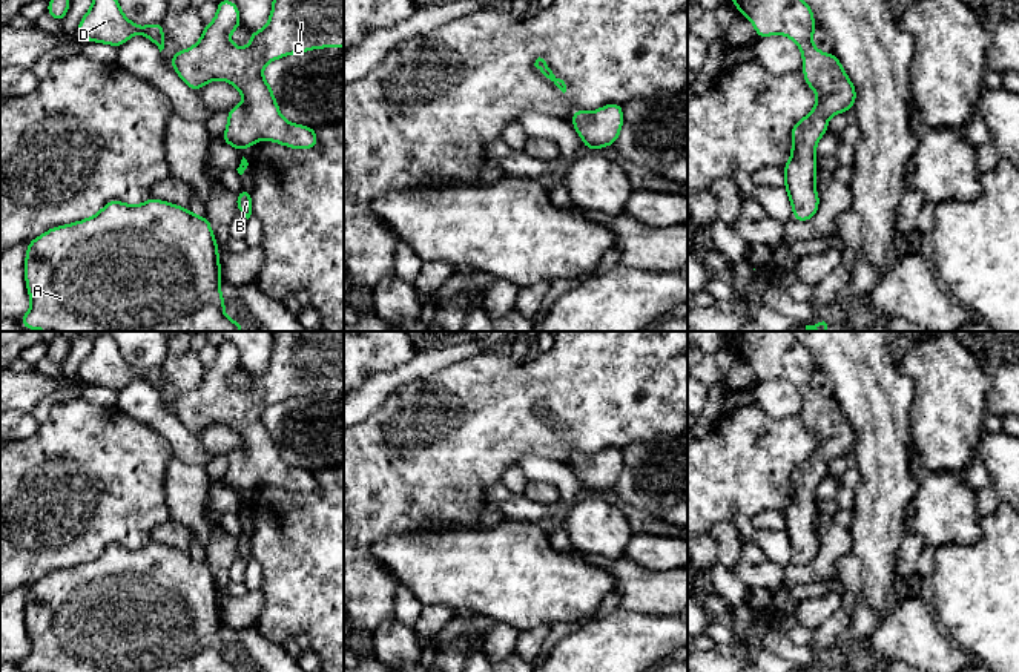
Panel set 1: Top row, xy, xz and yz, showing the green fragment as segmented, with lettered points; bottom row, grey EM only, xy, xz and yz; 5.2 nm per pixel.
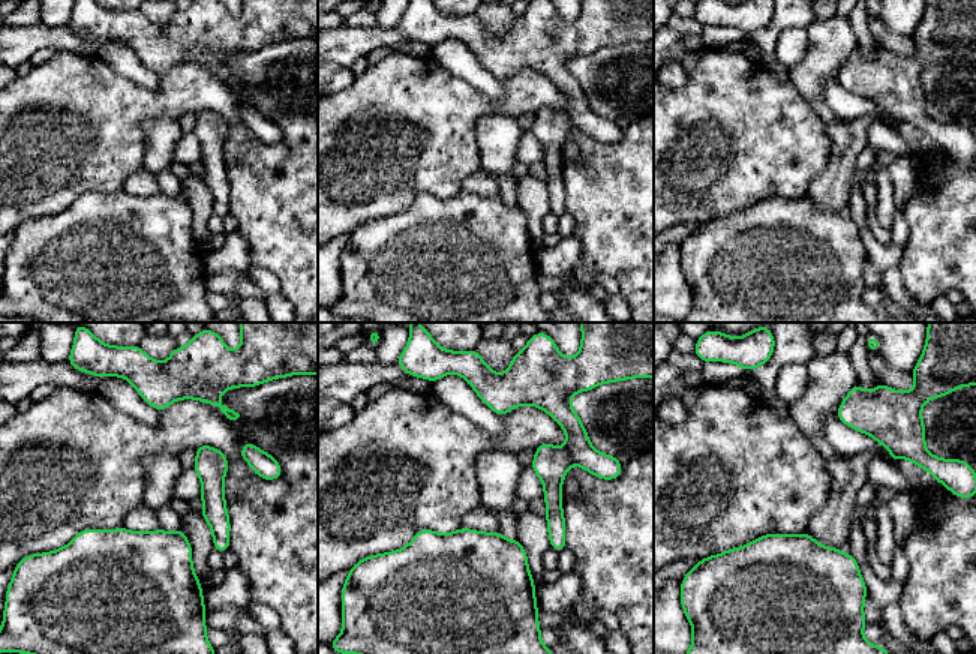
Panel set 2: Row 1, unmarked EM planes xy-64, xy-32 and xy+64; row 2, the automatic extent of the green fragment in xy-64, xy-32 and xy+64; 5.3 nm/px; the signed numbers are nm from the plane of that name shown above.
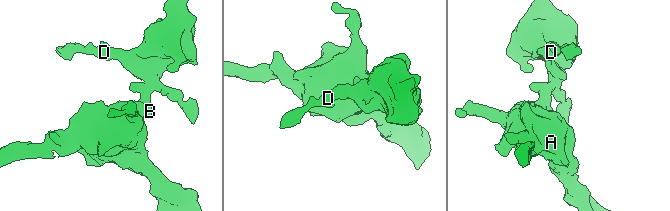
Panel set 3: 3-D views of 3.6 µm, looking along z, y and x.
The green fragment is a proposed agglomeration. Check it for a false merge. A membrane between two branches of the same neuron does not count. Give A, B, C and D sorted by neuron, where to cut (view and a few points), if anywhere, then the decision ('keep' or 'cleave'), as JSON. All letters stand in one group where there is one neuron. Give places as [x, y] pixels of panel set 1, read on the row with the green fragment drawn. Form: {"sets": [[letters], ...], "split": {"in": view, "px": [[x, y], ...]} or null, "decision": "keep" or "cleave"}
{"sets": [["A", "B", "C", "D"]], "split": null, "decision": "keep"}

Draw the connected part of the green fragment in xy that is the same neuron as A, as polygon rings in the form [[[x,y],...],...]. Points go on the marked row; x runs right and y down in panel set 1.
[[[149,198],[138,206],[129,206],[121,201],[109,201],[97,215],[72,222],[68,226],[57,226],[38,238],[28,242],[25,261],[25,279],[31,298],[29,311],[20,318],[20,324],[29,330],[48,331],[241,331],[242,324],[229,319],[224,315],[224,302],[219,292],[223,281],[218,244],[215,241],[207,216],[195,216],[189,209],[176,204],[169,204],[161,199]]]

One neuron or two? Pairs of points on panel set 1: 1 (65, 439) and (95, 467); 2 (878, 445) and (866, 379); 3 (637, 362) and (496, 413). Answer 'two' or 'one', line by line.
1: one
2: one
3: one

